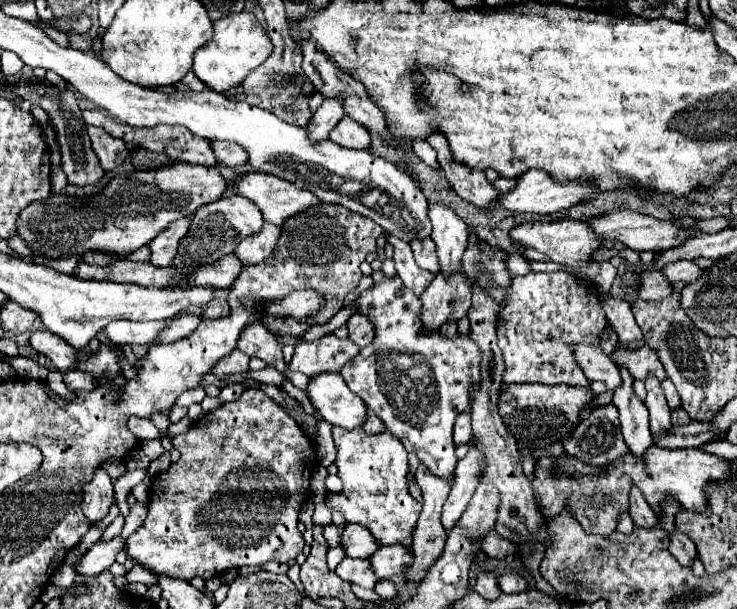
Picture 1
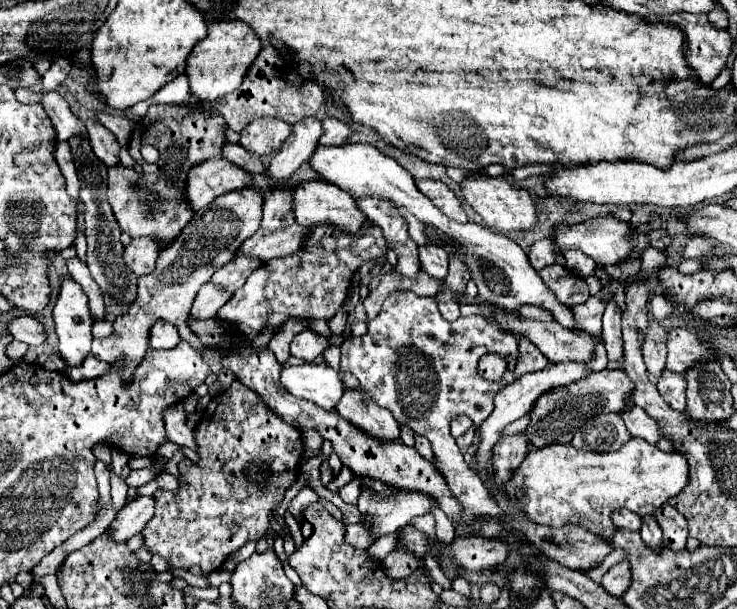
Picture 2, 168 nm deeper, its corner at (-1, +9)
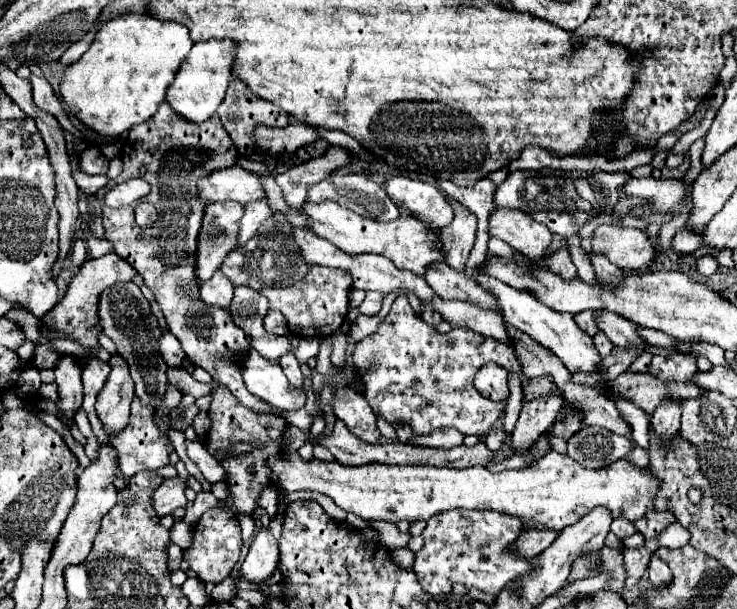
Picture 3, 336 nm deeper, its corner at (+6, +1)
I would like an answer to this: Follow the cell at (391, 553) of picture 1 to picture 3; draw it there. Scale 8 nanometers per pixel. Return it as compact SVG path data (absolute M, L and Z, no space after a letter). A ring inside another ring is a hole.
M526 530L516 540L514 548L518 554L522 554L526 558L534 558L534 556L542 554L556 538L558 538L558 532L554 532L554 530Z

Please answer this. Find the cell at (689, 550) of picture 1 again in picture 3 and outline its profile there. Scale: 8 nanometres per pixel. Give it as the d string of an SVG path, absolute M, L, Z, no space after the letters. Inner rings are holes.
M650 510L650 514L644 514L638 522L634 522L634 526L646 540L650 540L650 538L658 536L666 526L670 526L674 522L676 522L674 514L660 512L660 510Z

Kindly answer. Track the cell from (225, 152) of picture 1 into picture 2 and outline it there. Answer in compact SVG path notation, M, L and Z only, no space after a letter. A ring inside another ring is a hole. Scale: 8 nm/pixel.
M257 118L241 132L239 144L253 154L271 154L277 152L285 138L291 134L291 126L279 118Z

